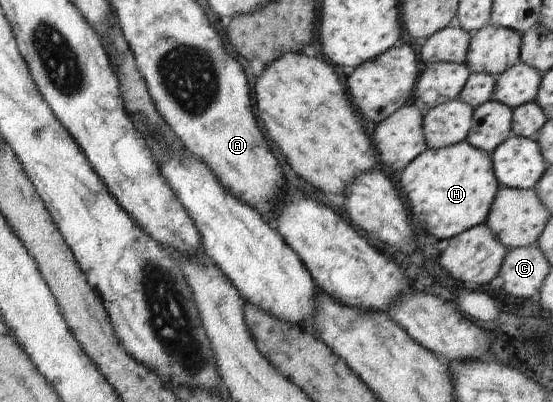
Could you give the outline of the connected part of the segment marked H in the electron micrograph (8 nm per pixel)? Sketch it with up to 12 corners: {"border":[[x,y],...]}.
{"border":[[466,140],[402,170],[411,217],[443,243],[484,224],[500,187]]}

